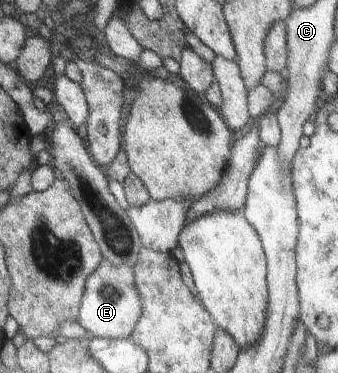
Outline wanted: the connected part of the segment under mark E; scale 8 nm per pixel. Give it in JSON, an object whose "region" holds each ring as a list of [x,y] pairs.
{"region":[[[104,259],[100,269],[89,277],[81,303],[78,321],[91,334],[100,338],[130,338],[143,317],[143,301],[137,287],[135,269],[131,265],[117,267]]]}

